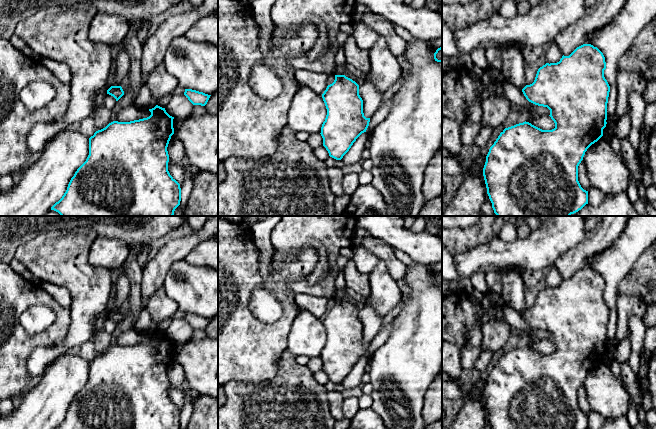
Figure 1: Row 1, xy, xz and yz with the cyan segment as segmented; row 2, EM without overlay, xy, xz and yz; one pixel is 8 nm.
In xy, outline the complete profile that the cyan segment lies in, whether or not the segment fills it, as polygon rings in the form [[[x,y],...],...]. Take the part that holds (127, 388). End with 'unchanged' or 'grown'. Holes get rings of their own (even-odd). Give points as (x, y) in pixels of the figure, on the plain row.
[[[156,329],[147,342],[130,346],[113,345],[89,362],[89,379],[71,402],[62,422],[54,429],[180,429],[180,408],[168,395],[167,371],[174,358],[173,343]]] | unchanged

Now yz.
[[[591,268],[577,271],[557,287],[546,287],[537,295],[532,308],[522,316],[526,323],[547,331],[555,347],[552,354],[542,354],[529,346],[505,352],[490,371],[483,392],[487,418],[492,429],[586,429],[588,415],[578,405],[578,390],[587,373],[603,360],[606,351],[610,310],[604,301],[606,286],[603,277]]] | unchanged

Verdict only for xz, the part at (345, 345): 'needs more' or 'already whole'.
already whole

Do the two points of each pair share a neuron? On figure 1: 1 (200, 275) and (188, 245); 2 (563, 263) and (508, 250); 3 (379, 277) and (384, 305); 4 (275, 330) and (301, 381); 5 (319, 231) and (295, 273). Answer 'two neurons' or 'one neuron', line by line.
1: two neurons
2: two neurons
3: one neuron
4: two neurons
5: two neurons

